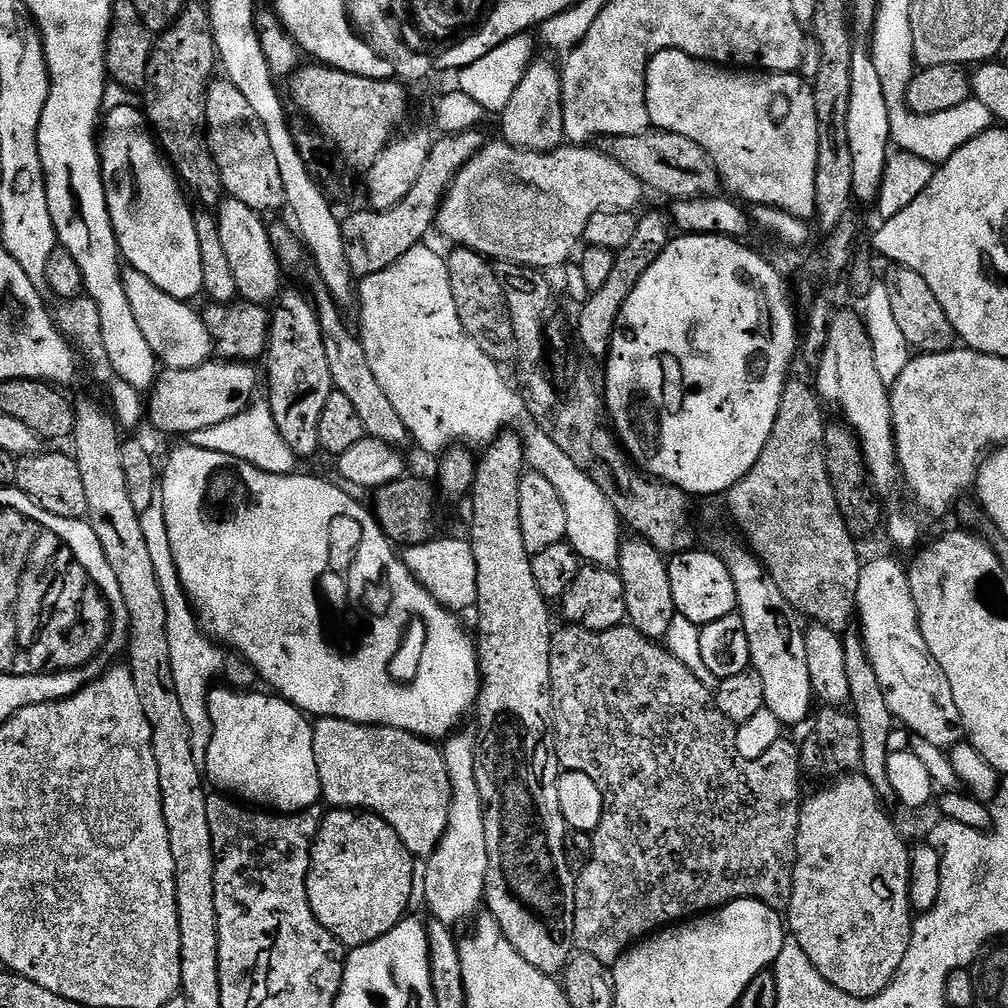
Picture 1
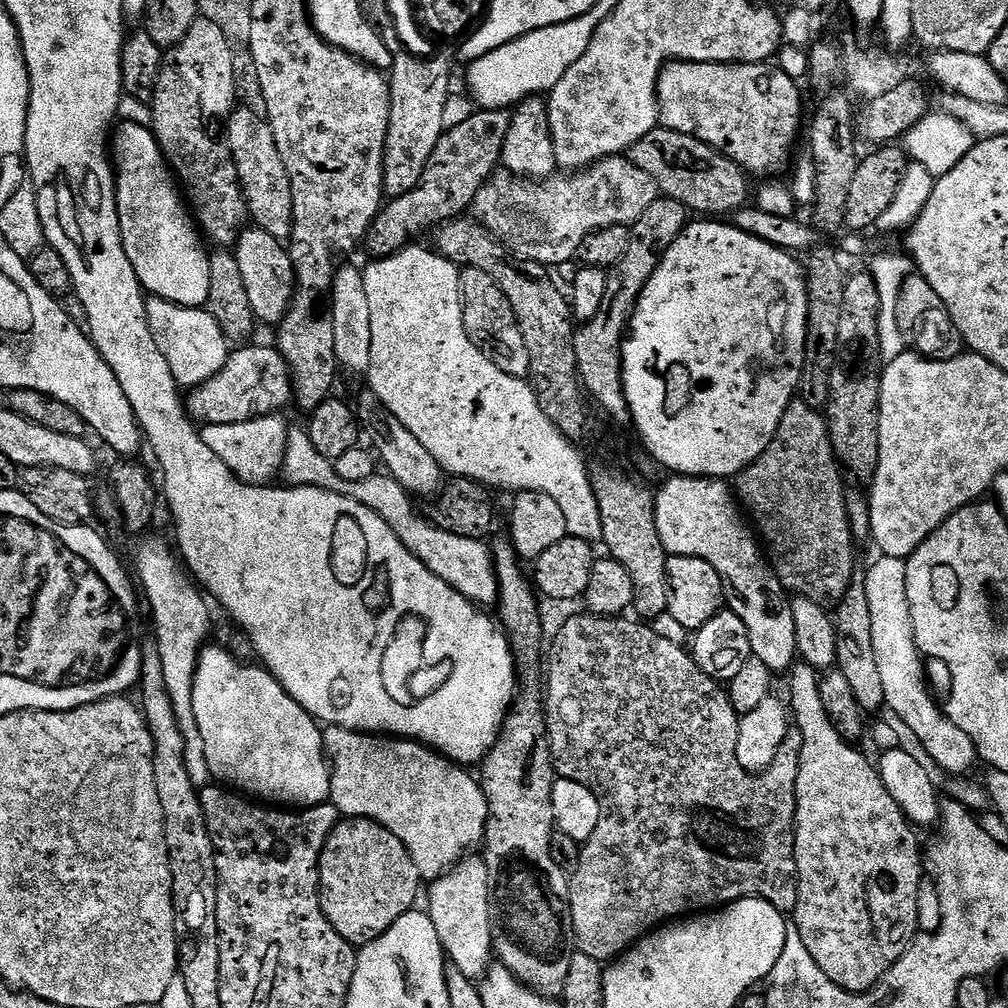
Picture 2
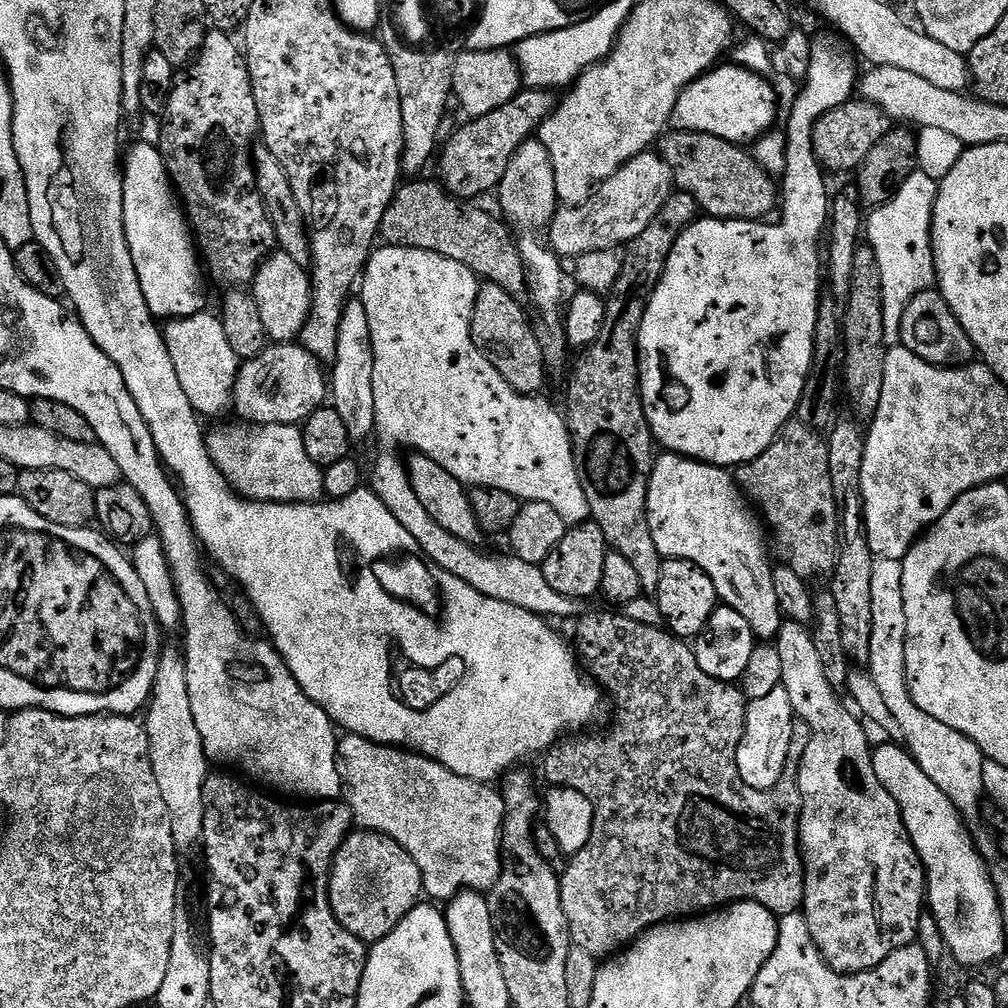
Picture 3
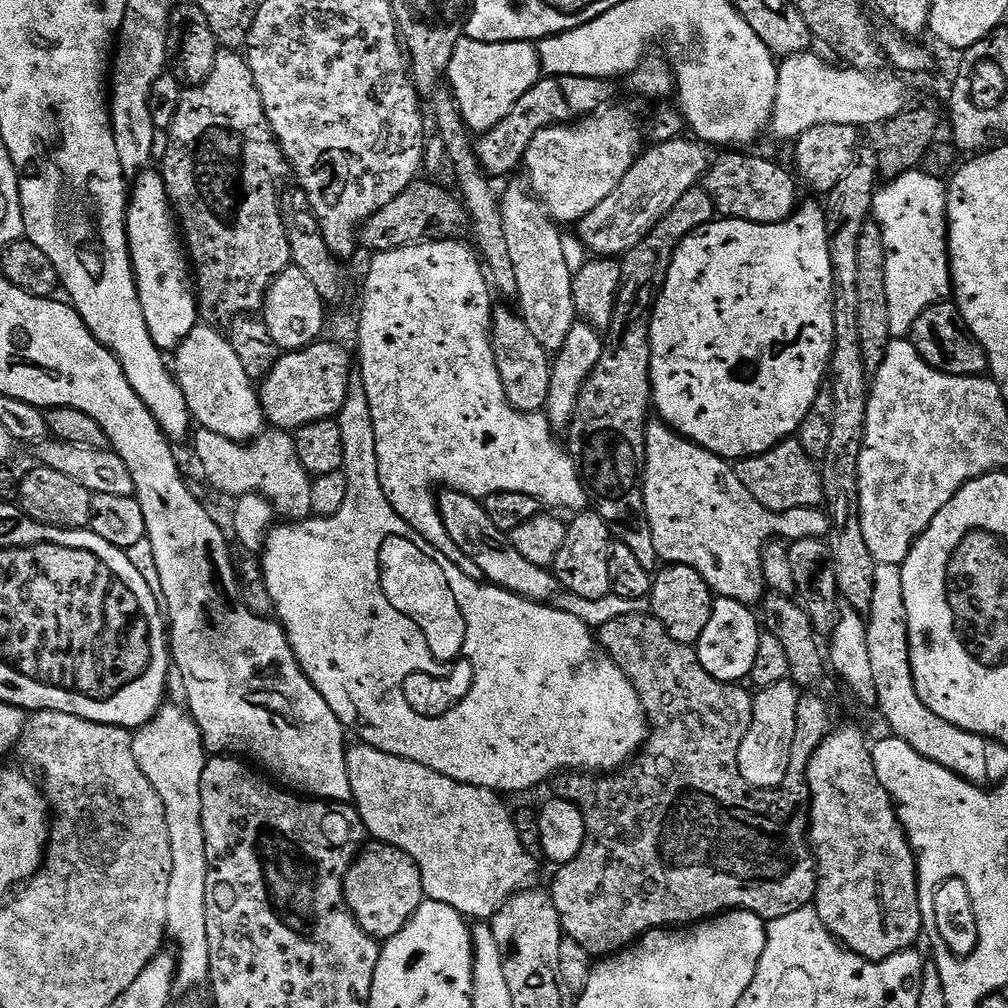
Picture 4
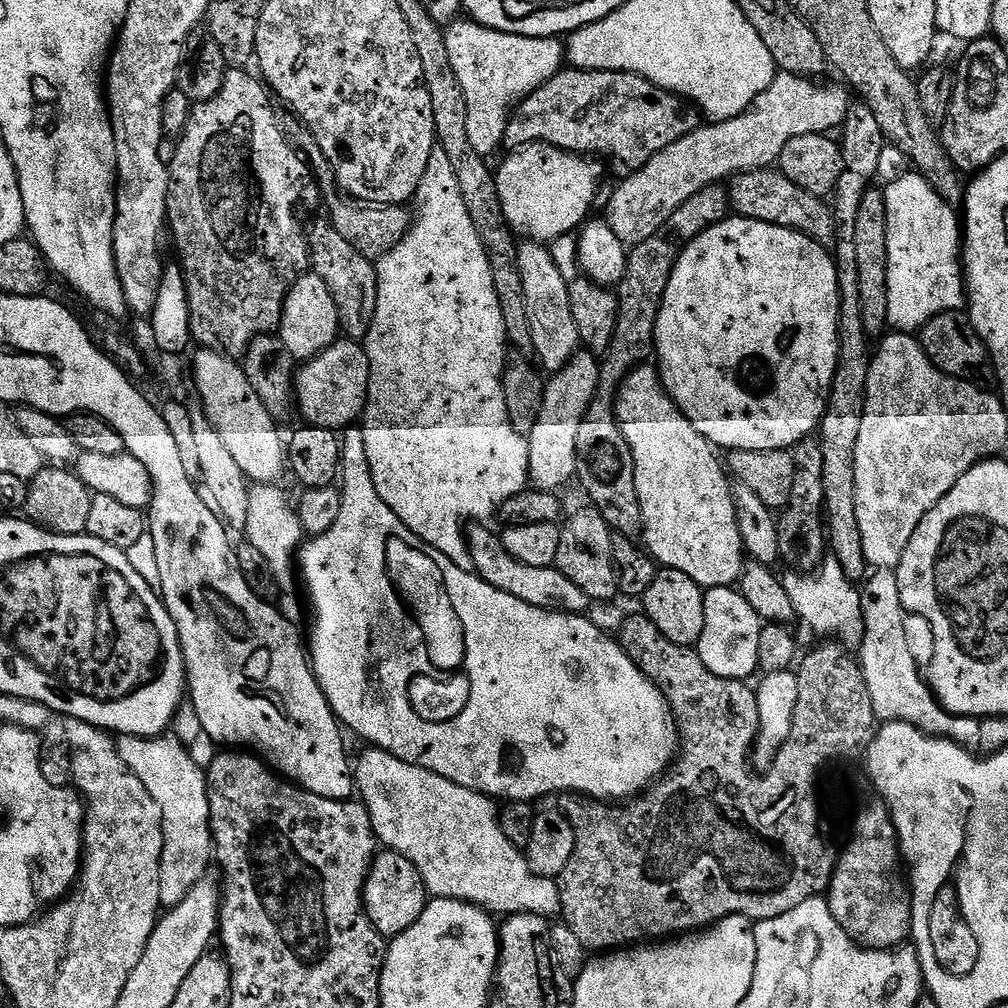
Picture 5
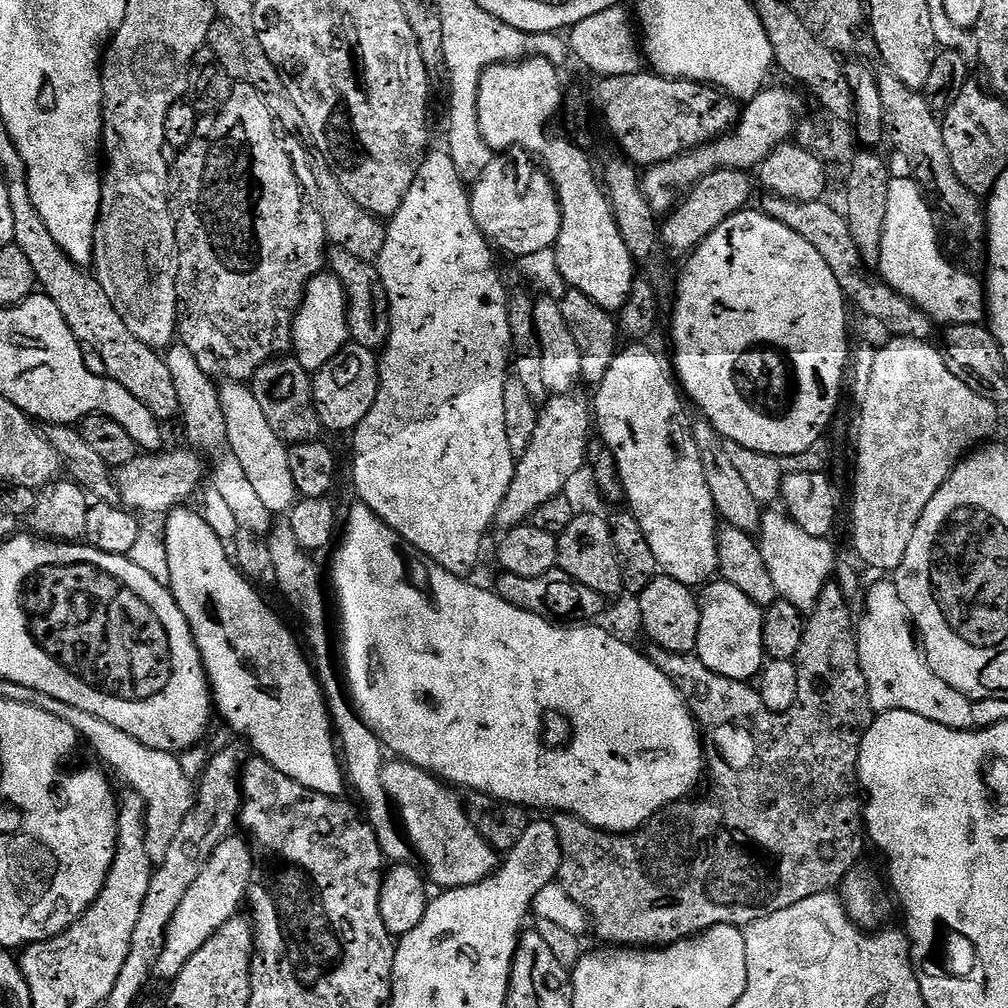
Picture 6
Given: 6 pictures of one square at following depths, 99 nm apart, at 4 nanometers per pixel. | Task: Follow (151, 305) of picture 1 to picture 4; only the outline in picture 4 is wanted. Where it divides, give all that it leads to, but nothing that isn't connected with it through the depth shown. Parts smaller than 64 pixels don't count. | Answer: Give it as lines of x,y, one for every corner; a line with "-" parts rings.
203,322
175,349
174,375
186,394
186,406
192,411
192,419
206,430
212,430
224,438
251,442
266,428
266,417
260,405
257,385
242,367
242,358
234,354
231,340
219,327

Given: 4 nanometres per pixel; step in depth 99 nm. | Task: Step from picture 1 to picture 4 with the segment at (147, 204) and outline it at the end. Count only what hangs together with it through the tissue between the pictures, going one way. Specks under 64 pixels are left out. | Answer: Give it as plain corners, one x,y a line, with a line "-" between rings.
152,171
139,173
130,188
126,215
128,253
132,259
132,272
136,276
138,298
142,302
142,314
146,318
150,338
154,338
161,350
175,350
198,323
194,273
177,217
172,210
166,182
159,171

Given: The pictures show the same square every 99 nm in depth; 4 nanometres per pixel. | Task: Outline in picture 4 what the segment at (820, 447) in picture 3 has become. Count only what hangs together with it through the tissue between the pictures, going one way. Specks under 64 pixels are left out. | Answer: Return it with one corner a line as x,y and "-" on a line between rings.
786,439
760,456
735,461
734,467
742,486
746,486
746,490
750,490
750,494
771,512
782,514
786,510
820,508
824,504
824,487
817,461
806,454
799,439

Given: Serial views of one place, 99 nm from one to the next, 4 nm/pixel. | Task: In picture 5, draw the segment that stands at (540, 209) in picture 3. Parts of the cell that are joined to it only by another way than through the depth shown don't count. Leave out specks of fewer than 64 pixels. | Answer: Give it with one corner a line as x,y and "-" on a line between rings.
539,241
520,244
518,266
526,293
526,314
530,317
535,359
545,373
560,372
581,347
578,326
574,326
574,314
570,314
569,281
562,278
560,268
554,264
551,249

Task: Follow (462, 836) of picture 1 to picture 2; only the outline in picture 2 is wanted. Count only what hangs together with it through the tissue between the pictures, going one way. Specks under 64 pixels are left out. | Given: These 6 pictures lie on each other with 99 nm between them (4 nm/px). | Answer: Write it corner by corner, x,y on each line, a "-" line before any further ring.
468,854
456,861
447,872
431,881
426,911
438,930
445,957
451,967
462,970
468,980
479,981
494,960
492,915
488,909
488,871
483,859

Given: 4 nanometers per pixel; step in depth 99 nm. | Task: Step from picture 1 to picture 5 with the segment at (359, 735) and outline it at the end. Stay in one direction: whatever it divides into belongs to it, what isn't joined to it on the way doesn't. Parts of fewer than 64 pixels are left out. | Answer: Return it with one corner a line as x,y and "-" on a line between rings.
369,747
367,751
368,752
361,754
360,761
355,761
354,788
363,803
364,809
370,814
372,828
376,832
376,839
385,849
402,854
406,858
410,858
410,862
414,862
418,874
422,874
422,882
428,887
429,893
431,893
433,897
442,900
461,900
467,904
477,904
479,908
484,909
484,911
489,914
497,914
496,912
504,912
503,914
529,912
530,914
538,914
545,918
556,918
560,916
559,883
551,876
538,875
535,870
529,866
527,855
525,855
521,849
515,848
510,842
510,838
506,838
506,834
500,825
500,813
497,805
492,805
495,804
493,797
483,796
482,793
475,792
473,788
458,786
454,782
450,782
450,778
442,778
438,774
434,774
430,770
426,770
417,764
402,762
402,758
394,758
394,754
390,754
381,748

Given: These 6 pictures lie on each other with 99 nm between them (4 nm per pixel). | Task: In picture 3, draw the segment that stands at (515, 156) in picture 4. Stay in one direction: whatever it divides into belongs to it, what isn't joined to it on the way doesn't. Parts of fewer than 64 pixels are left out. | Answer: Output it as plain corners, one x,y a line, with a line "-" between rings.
525,87
505,105
469,119
466,122
469,124
462,125
448,141
443,141
438,156
439,183
448,191
449,196
457,196
460,200
475,201
480,198
476,196
495,193
514,152
529,138
537,135
540,125
555,112
557,103
555,91

